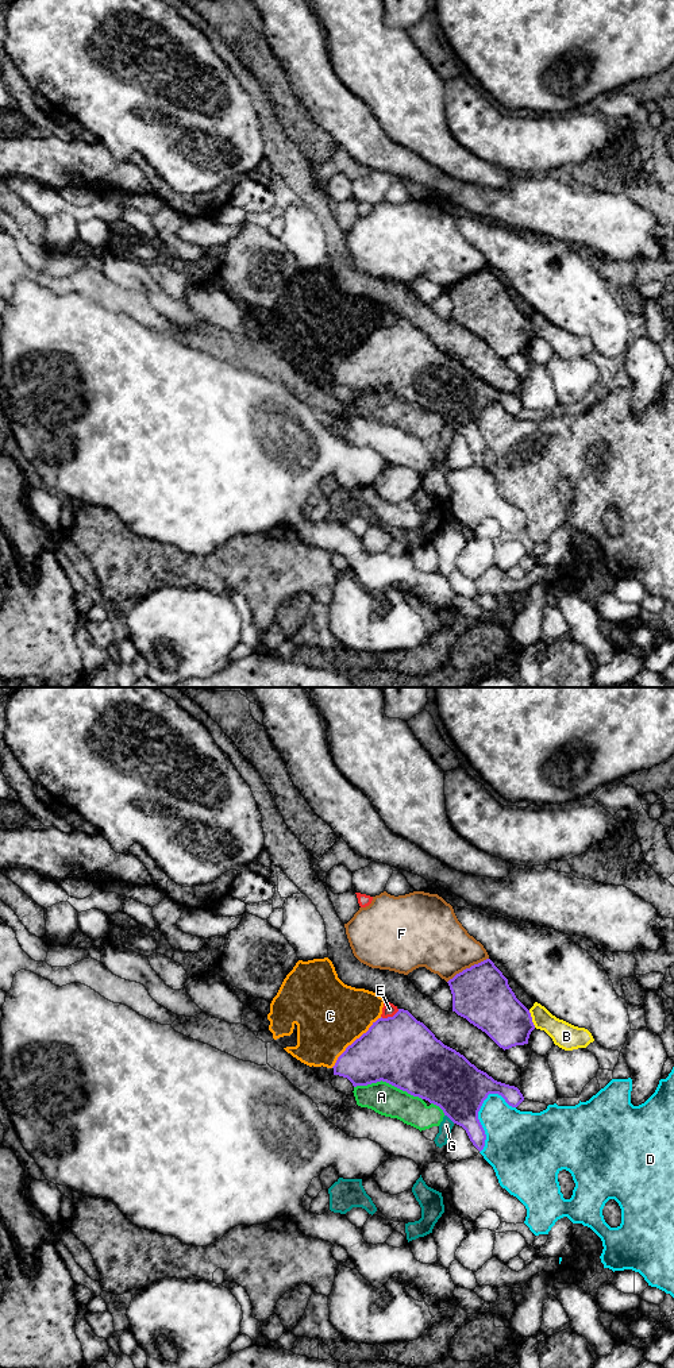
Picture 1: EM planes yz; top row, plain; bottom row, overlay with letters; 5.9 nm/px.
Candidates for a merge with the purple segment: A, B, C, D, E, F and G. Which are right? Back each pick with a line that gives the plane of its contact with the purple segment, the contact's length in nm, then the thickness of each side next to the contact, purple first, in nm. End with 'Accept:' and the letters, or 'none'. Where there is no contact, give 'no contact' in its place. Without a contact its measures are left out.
Accept: none

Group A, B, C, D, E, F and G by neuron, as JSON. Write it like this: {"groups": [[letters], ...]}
{"groups": [["A"], ["B"], ["C"], ["D"], ["E"], ["F"], ["G"]]}

